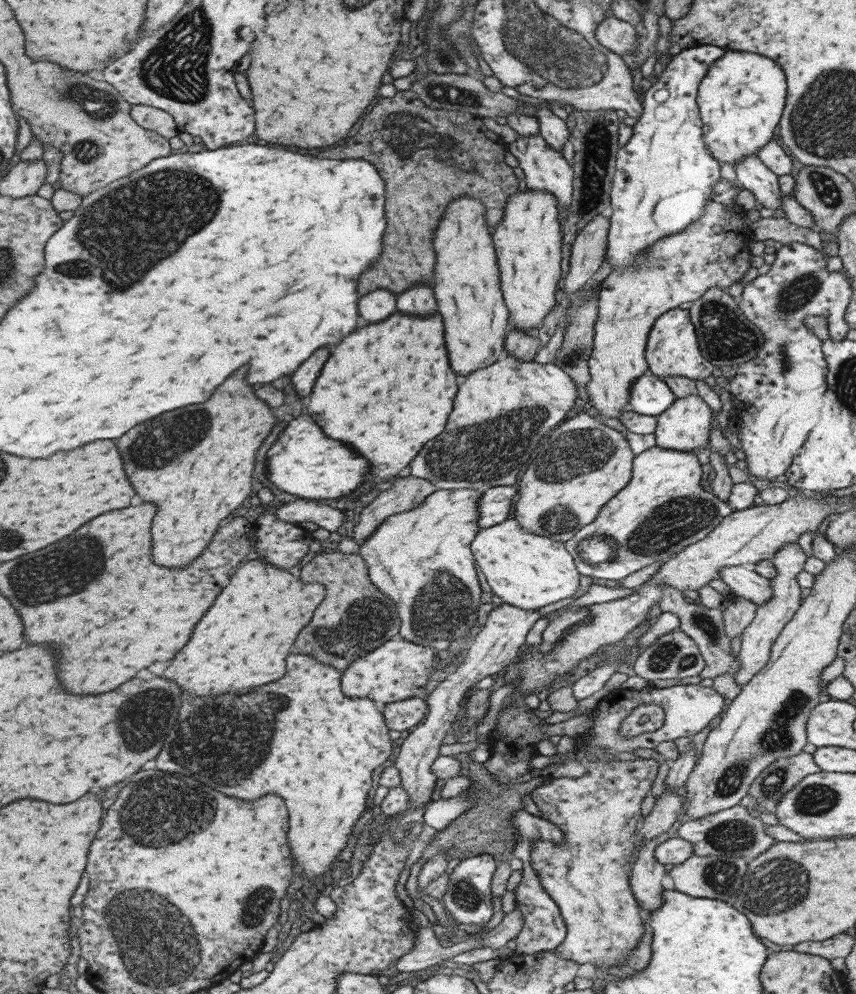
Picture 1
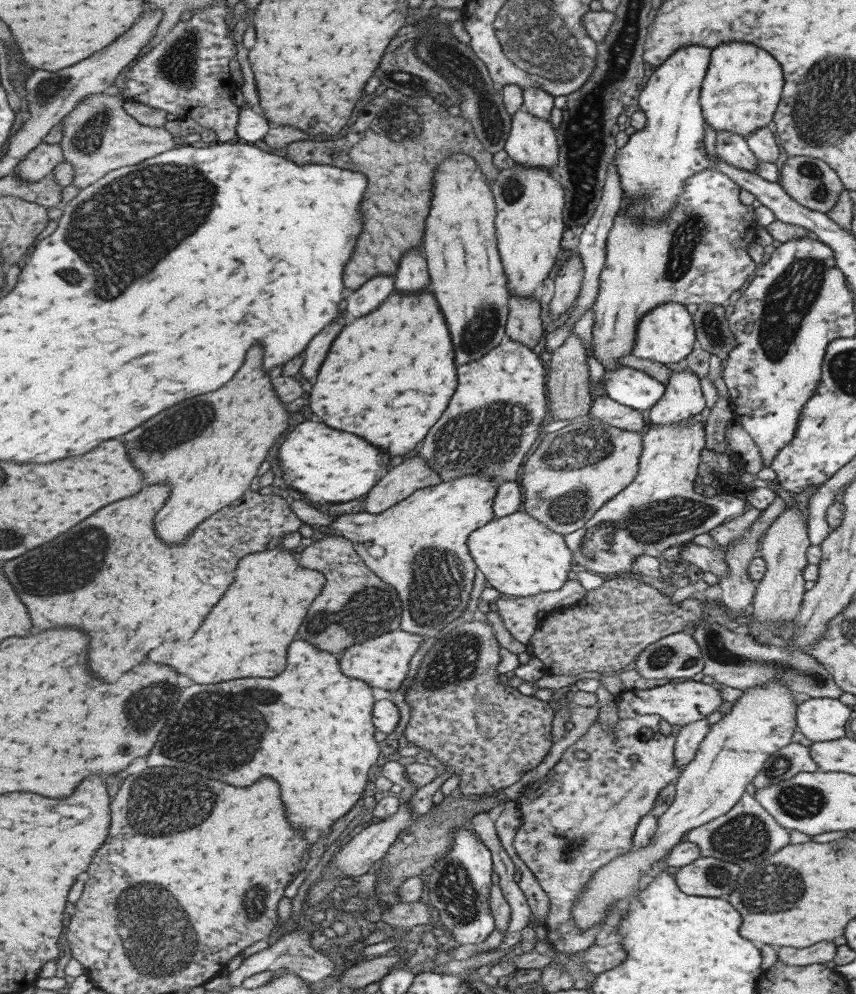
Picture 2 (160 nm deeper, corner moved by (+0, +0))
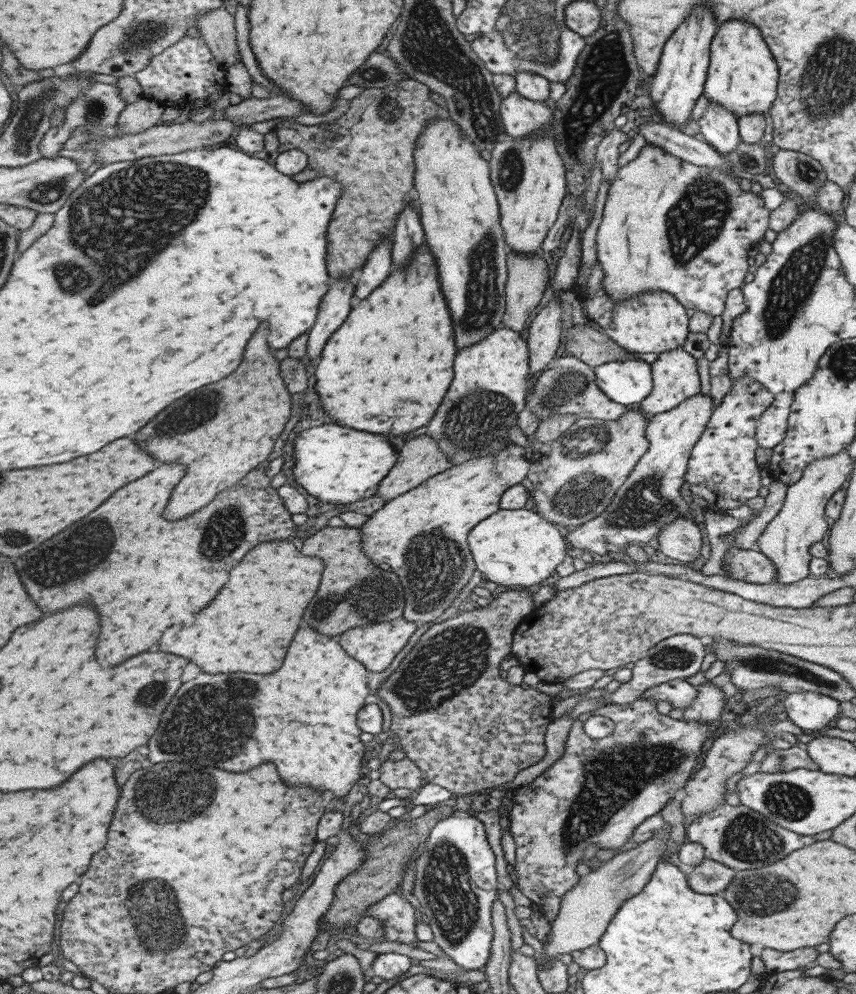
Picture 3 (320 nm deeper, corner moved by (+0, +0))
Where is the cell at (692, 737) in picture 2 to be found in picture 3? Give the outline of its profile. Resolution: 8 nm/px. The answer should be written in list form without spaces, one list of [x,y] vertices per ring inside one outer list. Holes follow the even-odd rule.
[[[709,683],[699,684],[696,686],[697,694],[695,695],[692,705],[682,712],[682,718],[686,721],[712,721],[719,718],[724,705],[723,692],[715,684]]]

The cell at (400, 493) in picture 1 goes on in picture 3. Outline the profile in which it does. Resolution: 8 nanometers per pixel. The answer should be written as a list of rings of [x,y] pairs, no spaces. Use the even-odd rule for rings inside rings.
[[[427,434],[405,440],[403,446],[399,448],[395,466],[379,482],[377,496],[391,500],[397,494],[400,495],[415,488],[427,478],[443,472],[451,465],[435,439],[427,438]]]

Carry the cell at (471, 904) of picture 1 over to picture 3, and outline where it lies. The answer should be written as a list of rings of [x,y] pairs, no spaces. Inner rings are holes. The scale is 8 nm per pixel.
[[[454,813],[430,828],[425,848],[414,860],[415,874],[411,892],[427,917],[433,938],[444,956],[464,970],[484,968],[490,957],[493,929],[491,903],[499,883],[495,879],[494,855],[486,840],[483,824],[472,816]]]

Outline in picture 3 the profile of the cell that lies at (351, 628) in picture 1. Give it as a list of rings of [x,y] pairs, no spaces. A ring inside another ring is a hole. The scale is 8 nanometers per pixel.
[[[324,524],[324,527],[318,530],[308,531],[307,540],[303,542],[301,554],[315,556],[324,562],[324,570],[321,575],[321,584],[311,598],[309,606],[303,612],[303,618],[299,626],[311,626],[317,632],[325,636],[339,636],[343,631],[352,629],[354,626],[363,626],[374,622],[387,622],[394,618],[402,616],[404,607],[404,594],[402,583],[398,576],[386,569],[386,567],[377,566],[363,551],[360,546],[360,532],[354,527],[331,527]]]

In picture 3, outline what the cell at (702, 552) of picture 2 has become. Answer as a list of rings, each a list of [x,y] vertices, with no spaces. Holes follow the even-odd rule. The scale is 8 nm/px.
[[[681,515],[656,534],[654,546],[661,554],[687,564],[699,556],[701,532],[698,525],[693,518]]]

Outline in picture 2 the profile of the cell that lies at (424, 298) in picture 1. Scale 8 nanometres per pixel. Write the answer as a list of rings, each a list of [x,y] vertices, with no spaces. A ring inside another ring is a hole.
[[[421,246],[406,250],[399,259],[395,271],[395,290],[399,292],[419,292],[429,284],[426,260]]]

